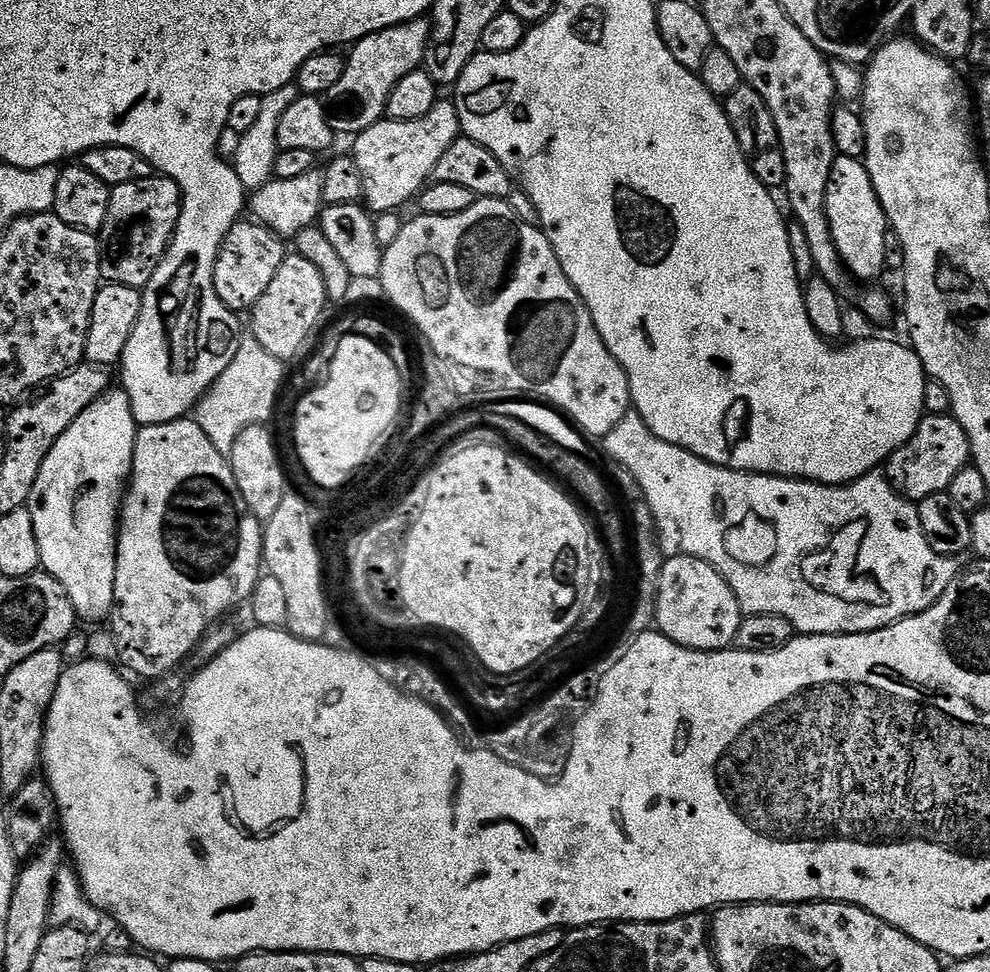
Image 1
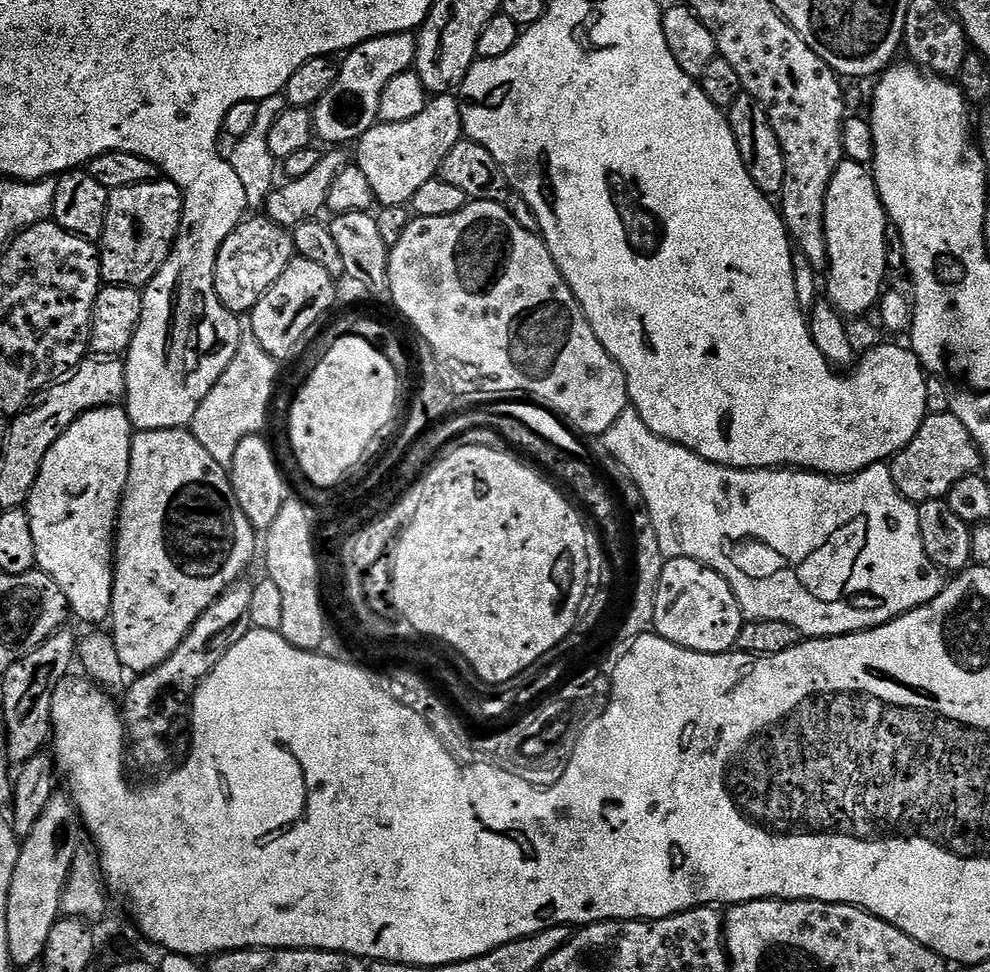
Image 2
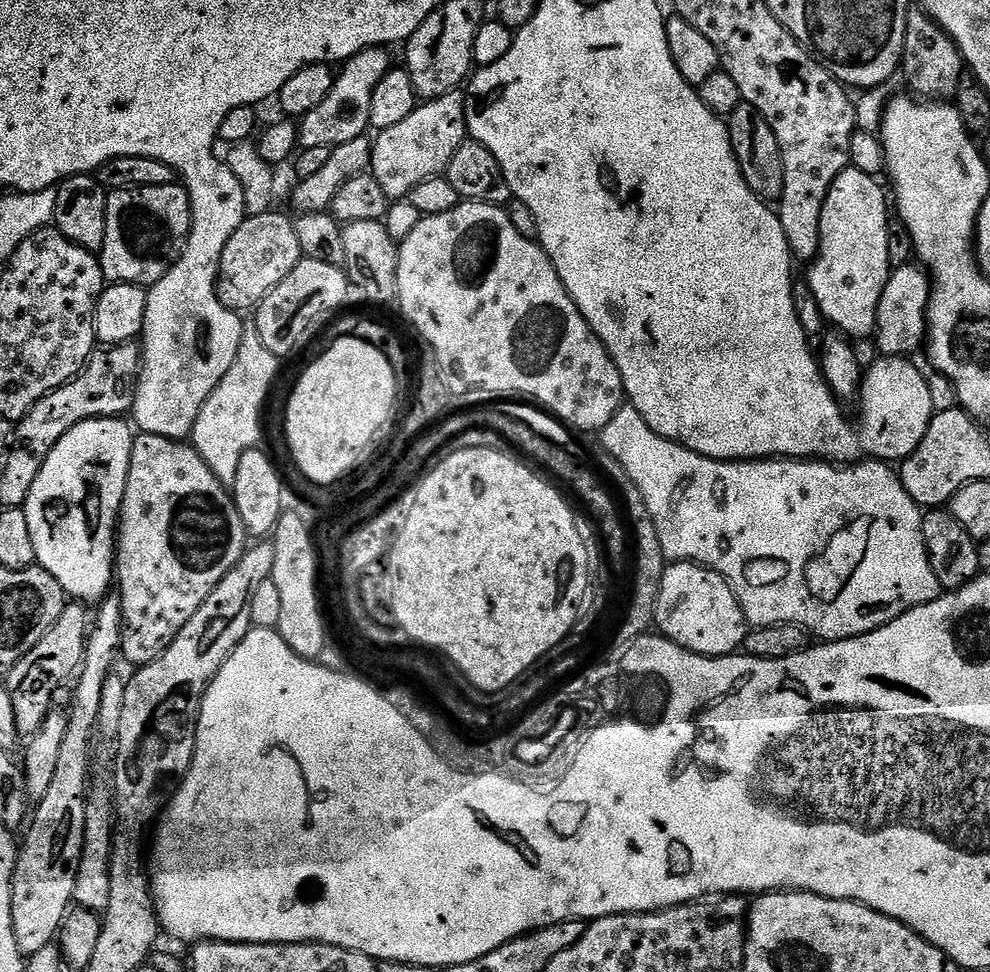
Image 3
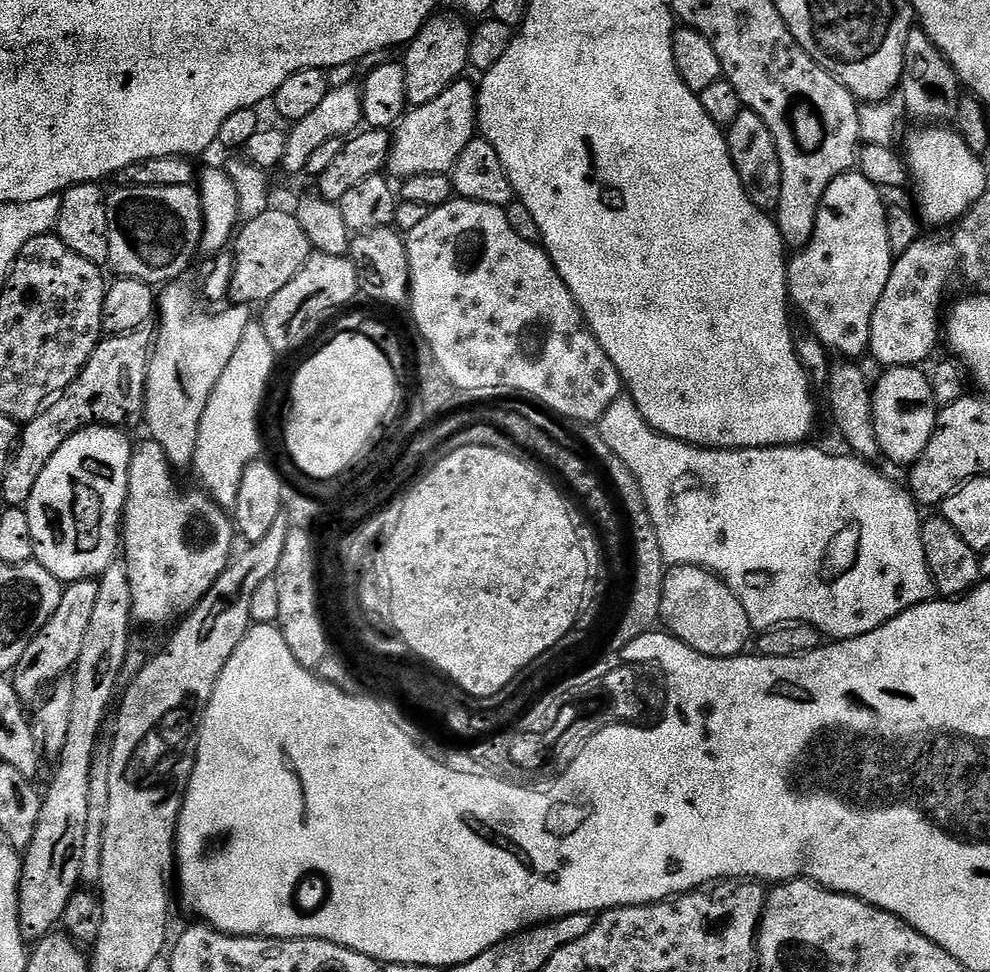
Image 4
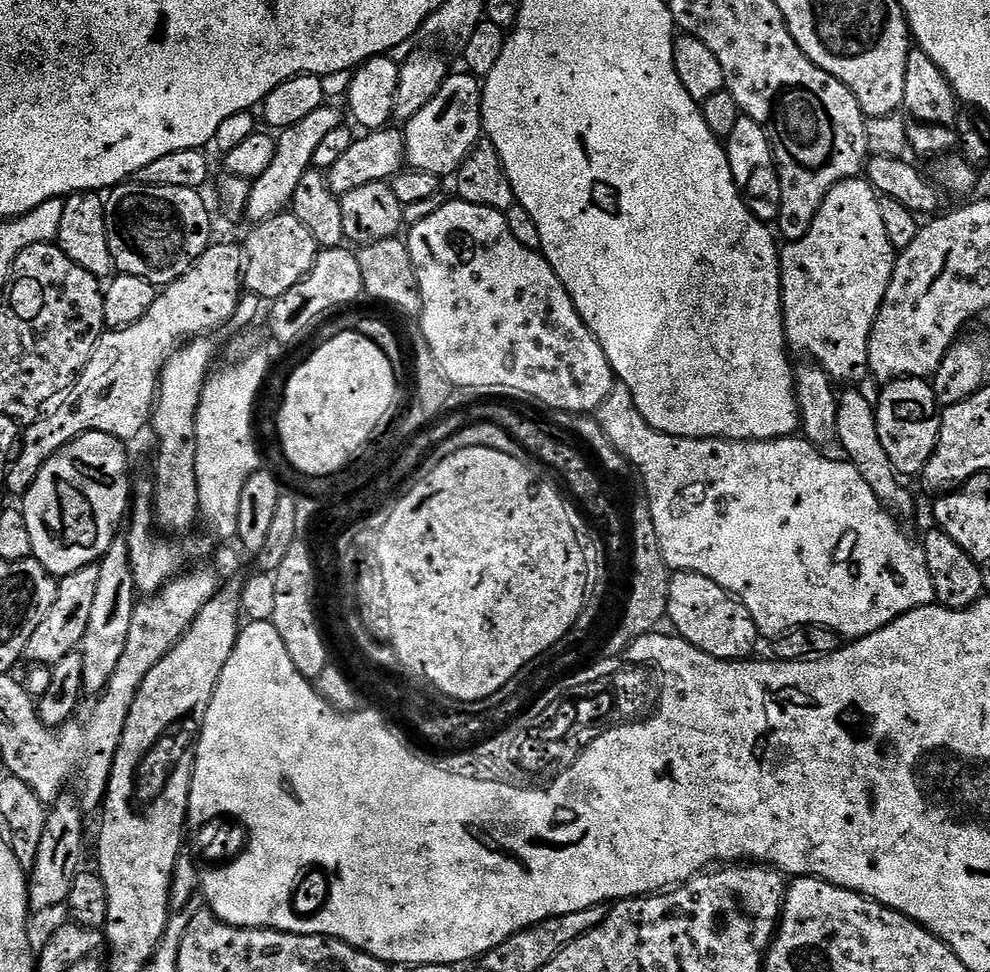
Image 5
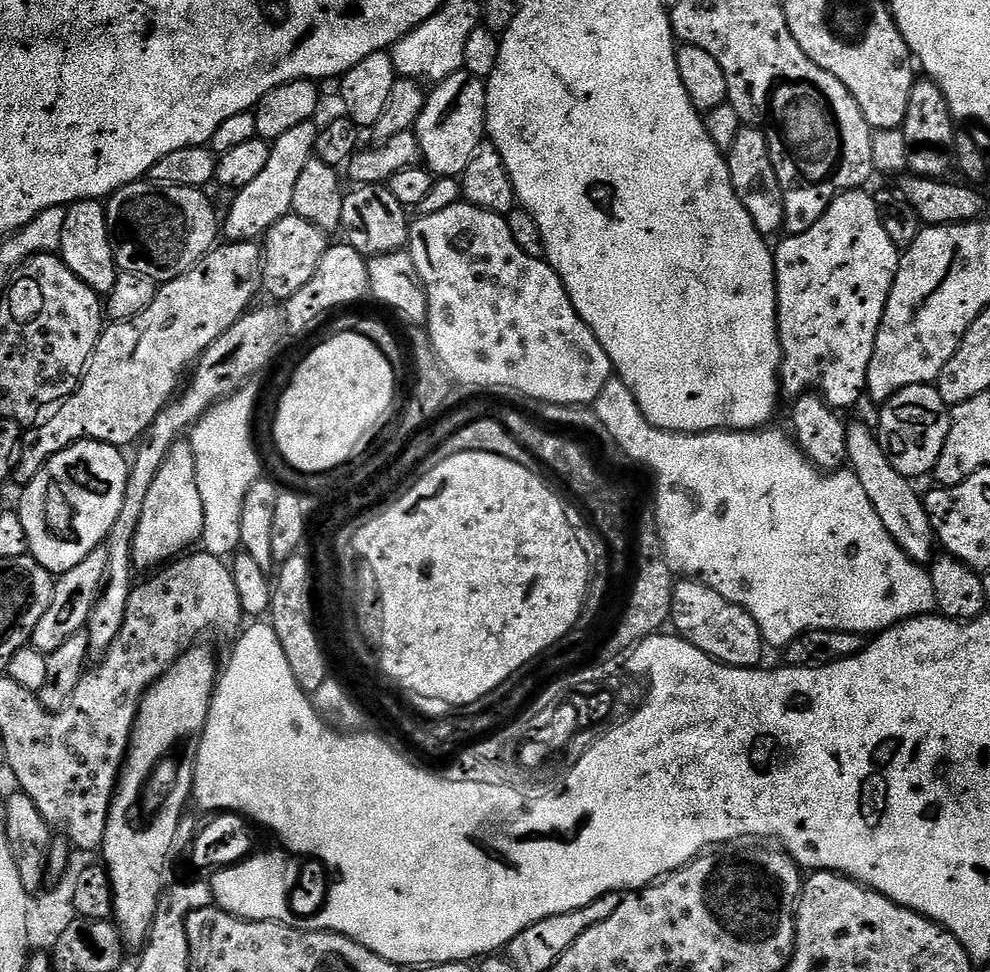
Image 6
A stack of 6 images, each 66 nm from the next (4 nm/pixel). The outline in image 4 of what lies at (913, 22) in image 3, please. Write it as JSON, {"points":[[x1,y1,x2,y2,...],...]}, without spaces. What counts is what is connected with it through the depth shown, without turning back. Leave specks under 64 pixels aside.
{"points":[[919,26,908,31,899,90,906,100,907,115,911,119,921,120,918,121,921,125,936,126,941,122,955,121,962,95,960,79,956,77,956,71,942,50,934,46,932,39]]}

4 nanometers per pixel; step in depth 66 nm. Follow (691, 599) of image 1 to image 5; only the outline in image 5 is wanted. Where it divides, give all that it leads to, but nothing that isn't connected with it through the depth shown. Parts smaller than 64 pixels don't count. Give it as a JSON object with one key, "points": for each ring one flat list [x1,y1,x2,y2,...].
{"points":[[672,572,666,620,676,627,673,628,675,635,719,660,749,659,755,653,752,651,756,640,761,639,754,618,750,618,750,610,746,610,740,600,718,586,718,582,710,582,710,578,693,572]]}

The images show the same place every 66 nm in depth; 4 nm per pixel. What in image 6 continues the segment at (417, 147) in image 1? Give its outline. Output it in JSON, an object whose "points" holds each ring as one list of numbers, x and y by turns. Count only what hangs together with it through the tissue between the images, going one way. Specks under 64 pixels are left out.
{"points":[[463,70,447,76,427,93,422,114,416,119,415,133,418,138,423,167,433,177,463,177,474,150,486,138,486,94,488,89,481,77]]}

